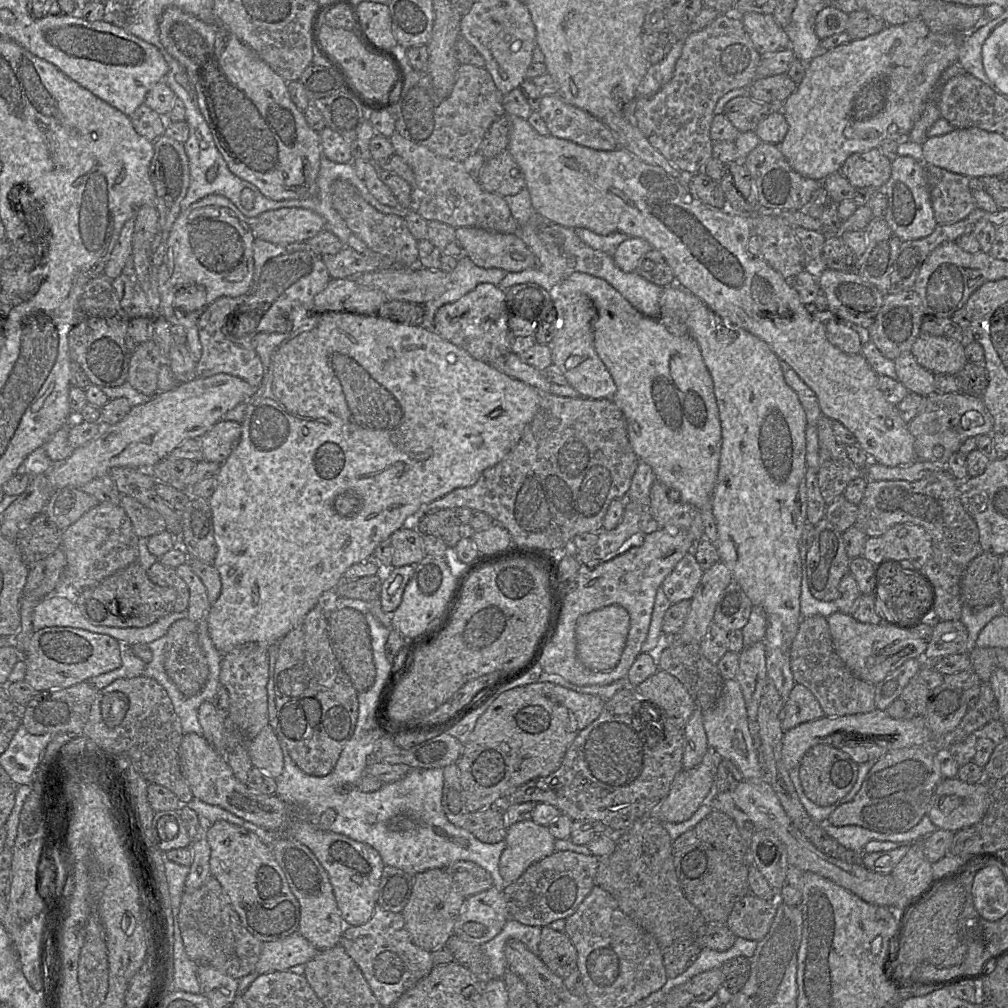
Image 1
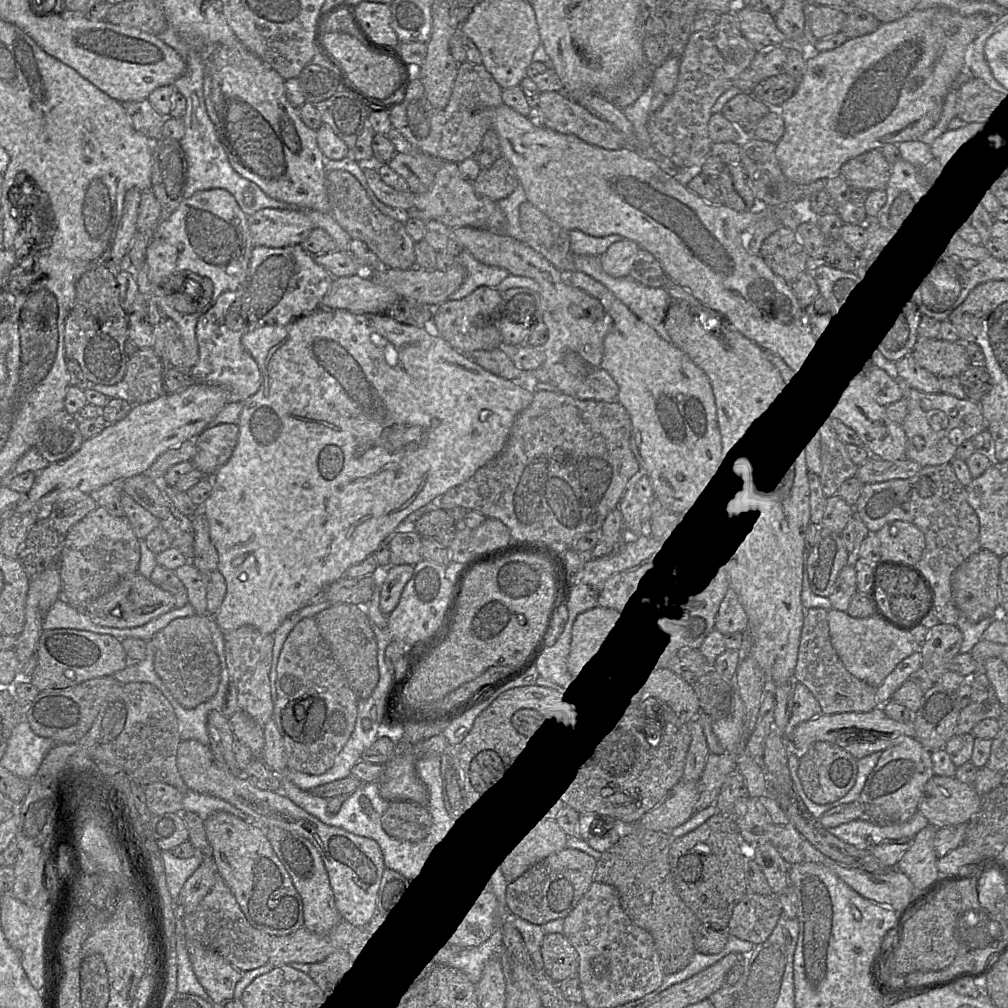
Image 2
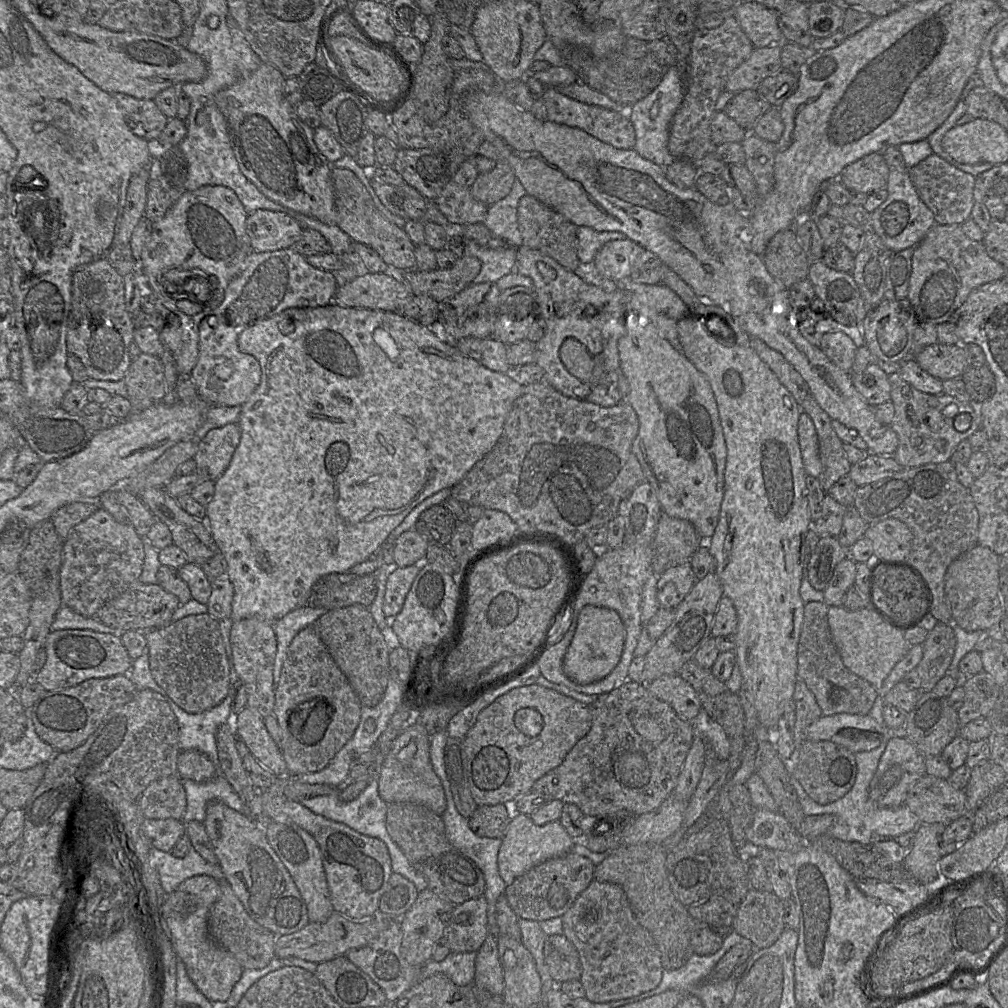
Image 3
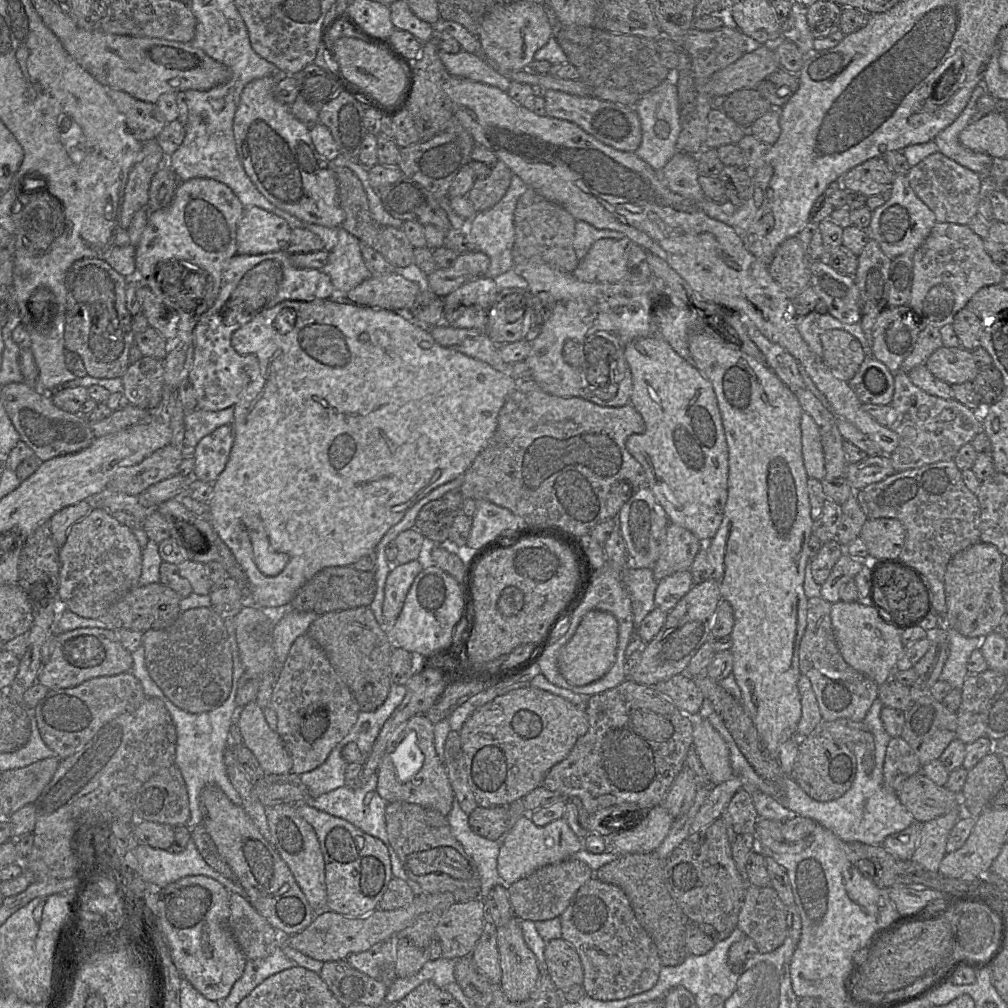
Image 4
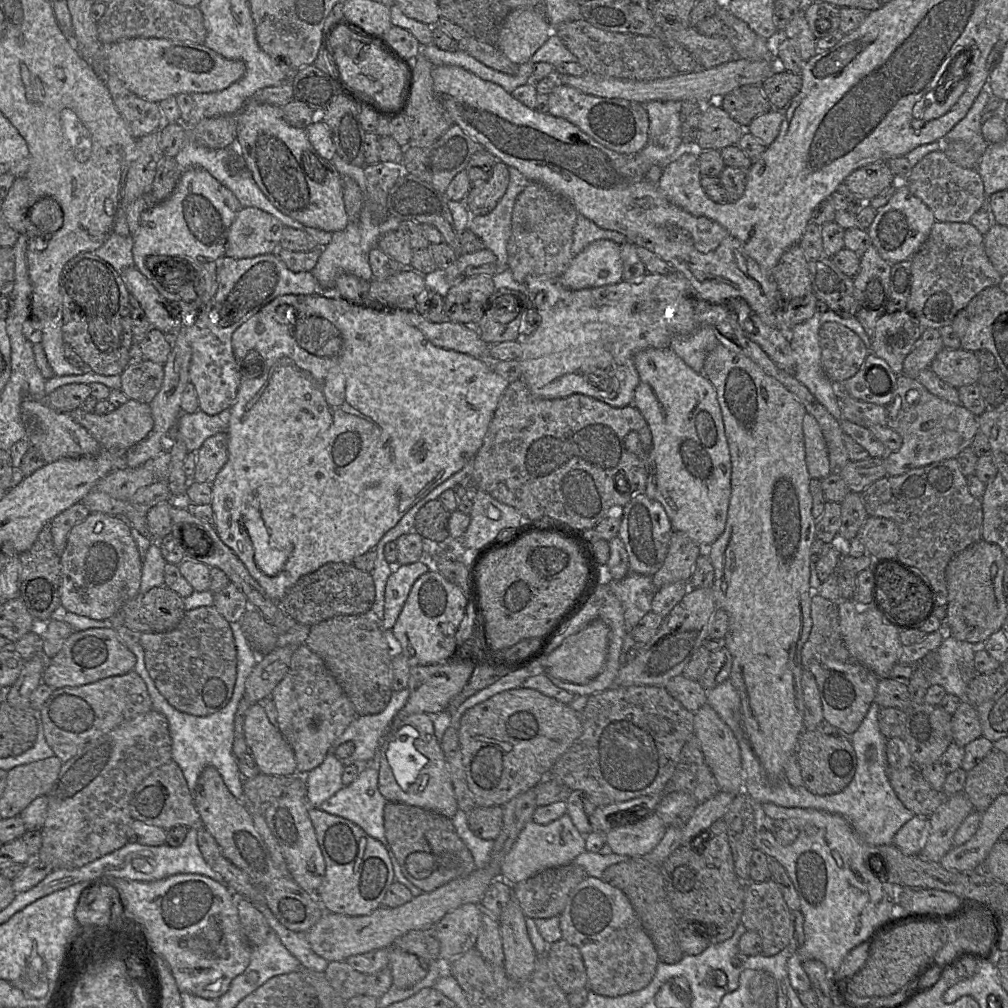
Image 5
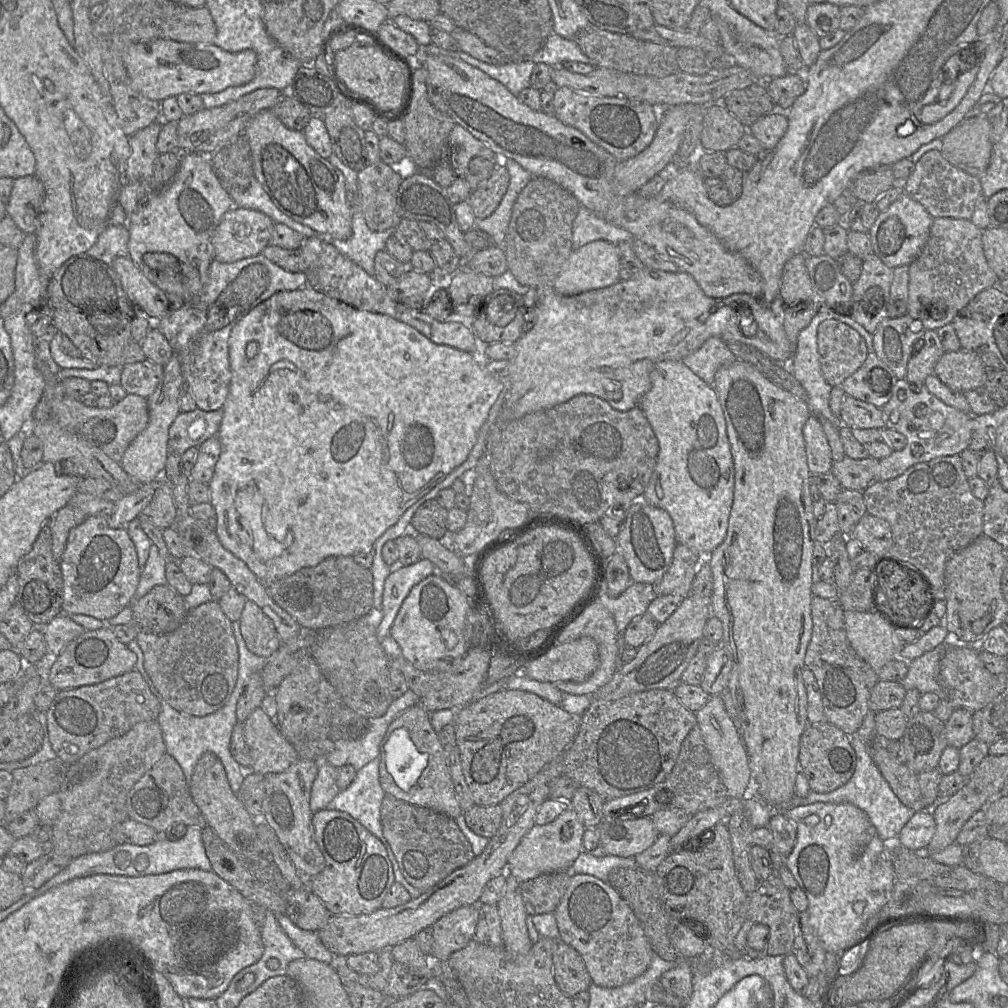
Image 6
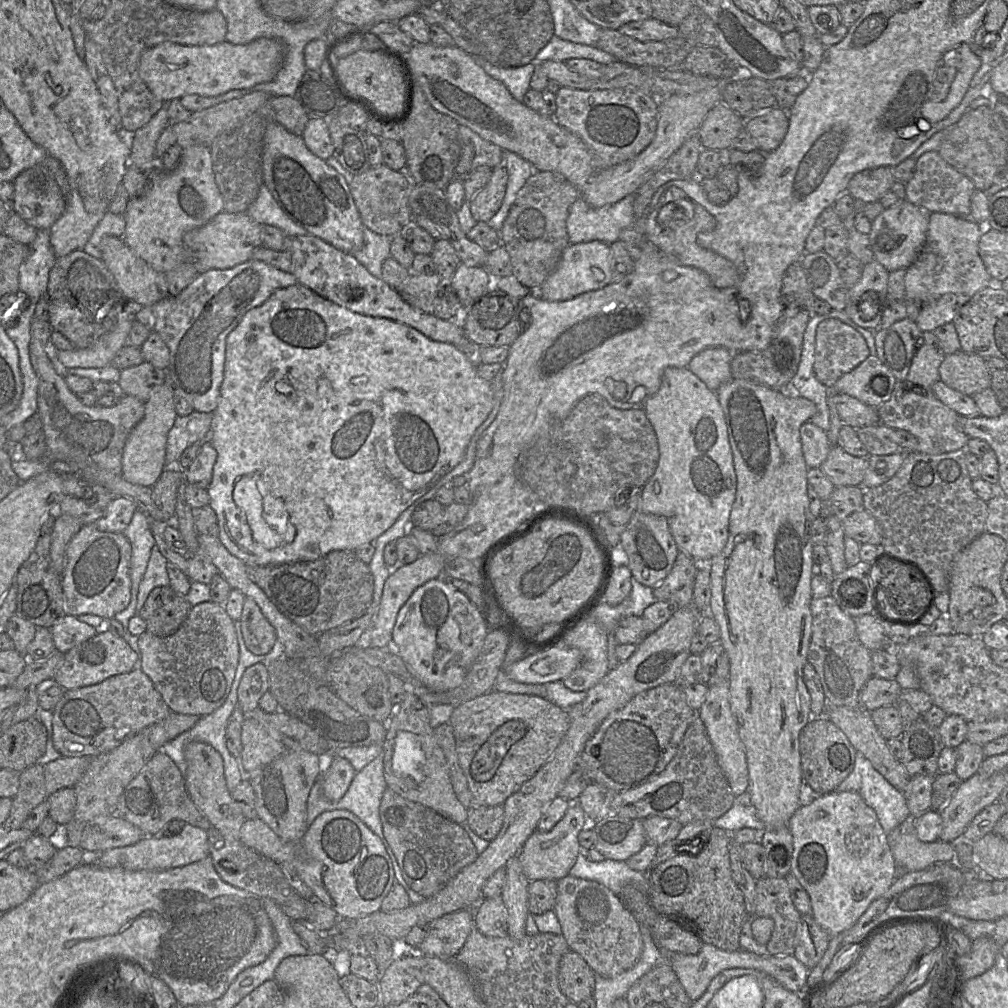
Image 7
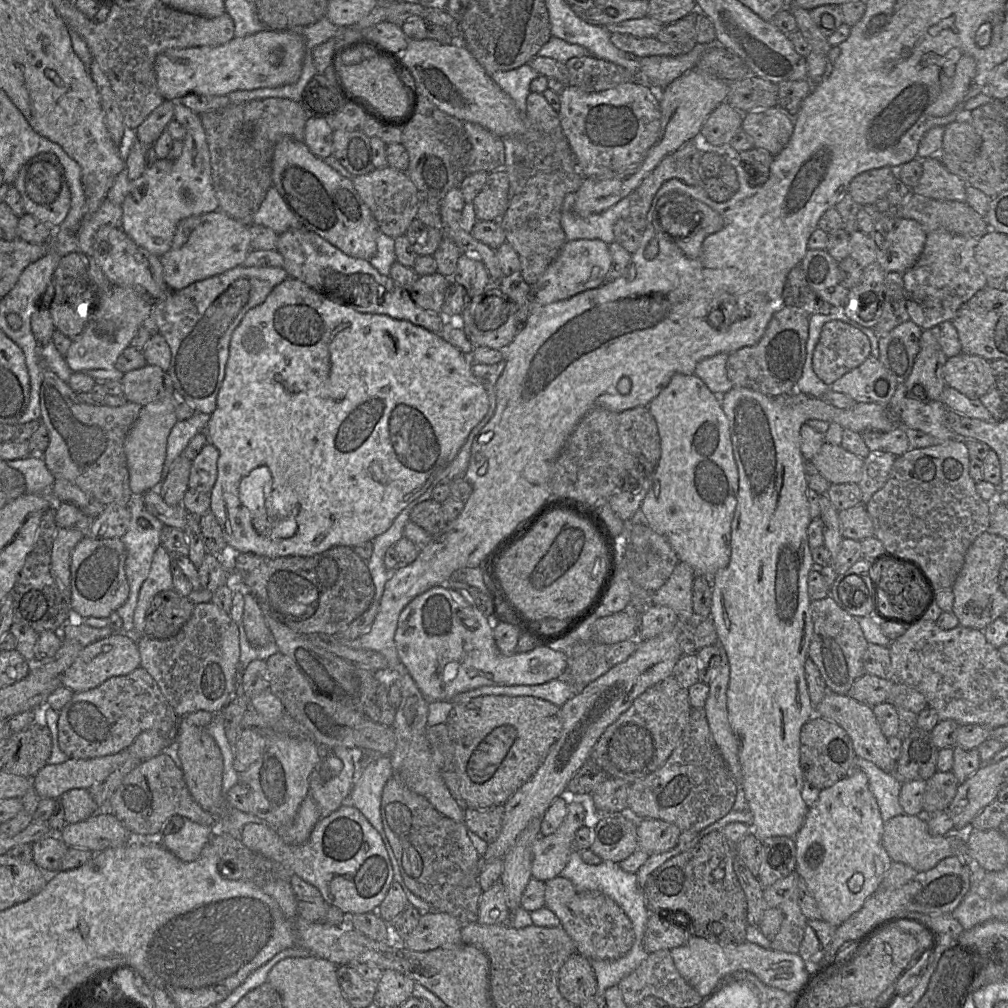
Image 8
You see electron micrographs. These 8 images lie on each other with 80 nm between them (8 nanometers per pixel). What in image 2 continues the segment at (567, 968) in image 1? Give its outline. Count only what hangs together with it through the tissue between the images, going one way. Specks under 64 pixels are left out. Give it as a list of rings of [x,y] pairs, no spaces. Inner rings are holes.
[[[562,933],[545,934],[541,954],[544,970],[556,983],[576,976],[579,956],[570,941]]]

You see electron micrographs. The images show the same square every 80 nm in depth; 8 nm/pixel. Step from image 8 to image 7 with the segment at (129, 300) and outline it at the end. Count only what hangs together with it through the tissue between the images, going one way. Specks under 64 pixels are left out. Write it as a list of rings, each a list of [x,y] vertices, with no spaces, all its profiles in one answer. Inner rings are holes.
[[[126,301],[125,309],[118,316],[115,326],[100,336],[90,347],[58,350],[57,355],[61,363],[67,369],[102,368],[112,364],[120,349],[128,343],[137,307],[143,306]]]

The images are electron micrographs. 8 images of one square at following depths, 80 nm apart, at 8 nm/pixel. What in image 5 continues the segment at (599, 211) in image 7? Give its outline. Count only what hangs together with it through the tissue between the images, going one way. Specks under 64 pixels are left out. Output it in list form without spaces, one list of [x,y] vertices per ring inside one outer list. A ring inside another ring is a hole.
[[[578,214],[573,233],[571,252],[573,256],[579,254],[586,246],[599,239],[609,239],[621,245],[627,241],[620,232],[606,230],[597,226],[594,222]]]

